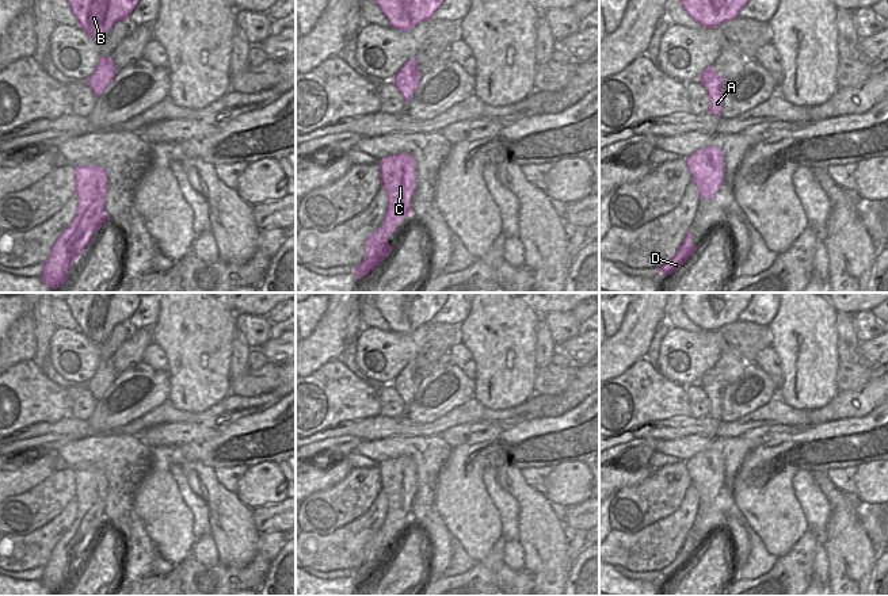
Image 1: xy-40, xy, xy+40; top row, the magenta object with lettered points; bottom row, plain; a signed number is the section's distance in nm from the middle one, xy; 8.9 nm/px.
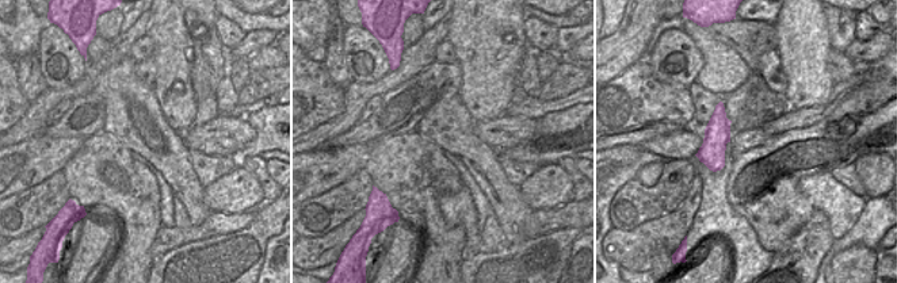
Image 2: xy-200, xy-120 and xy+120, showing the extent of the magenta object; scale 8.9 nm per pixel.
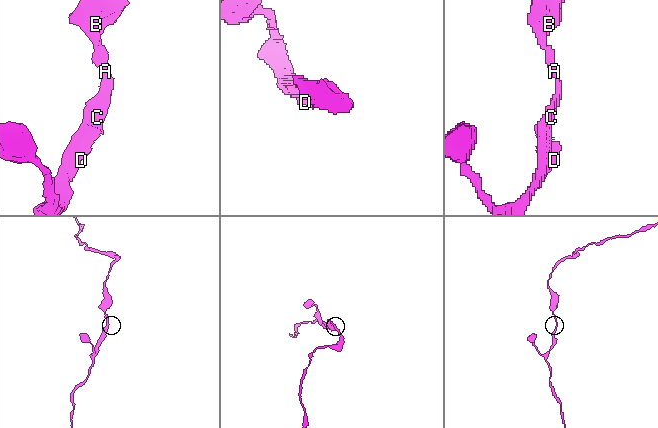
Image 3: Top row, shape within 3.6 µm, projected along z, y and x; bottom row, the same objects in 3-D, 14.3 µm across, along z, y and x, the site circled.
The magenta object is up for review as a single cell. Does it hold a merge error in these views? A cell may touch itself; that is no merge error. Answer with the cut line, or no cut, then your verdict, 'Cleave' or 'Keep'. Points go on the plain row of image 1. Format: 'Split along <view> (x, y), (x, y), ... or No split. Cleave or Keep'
No split. Keep

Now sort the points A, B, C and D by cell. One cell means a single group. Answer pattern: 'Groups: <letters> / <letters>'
Groups: A B C D

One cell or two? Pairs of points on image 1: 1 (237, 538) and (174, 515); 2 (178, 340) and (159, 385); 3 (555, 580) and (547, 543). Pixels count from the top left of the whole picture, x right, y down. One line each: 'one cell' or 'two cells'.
1: two cells
2: two cells
3: one cell

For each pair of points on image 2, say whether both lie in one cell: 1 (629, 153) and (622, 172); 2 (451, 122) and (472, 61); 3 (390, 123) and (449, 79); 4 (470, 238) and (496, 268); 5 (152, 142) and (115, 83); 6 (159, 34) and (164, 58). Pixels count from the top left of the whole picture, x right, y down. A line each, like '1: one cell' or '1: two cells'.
1: two cells
2: two cells
3: one cell
4: two cells
5: one cell
6: one cell

